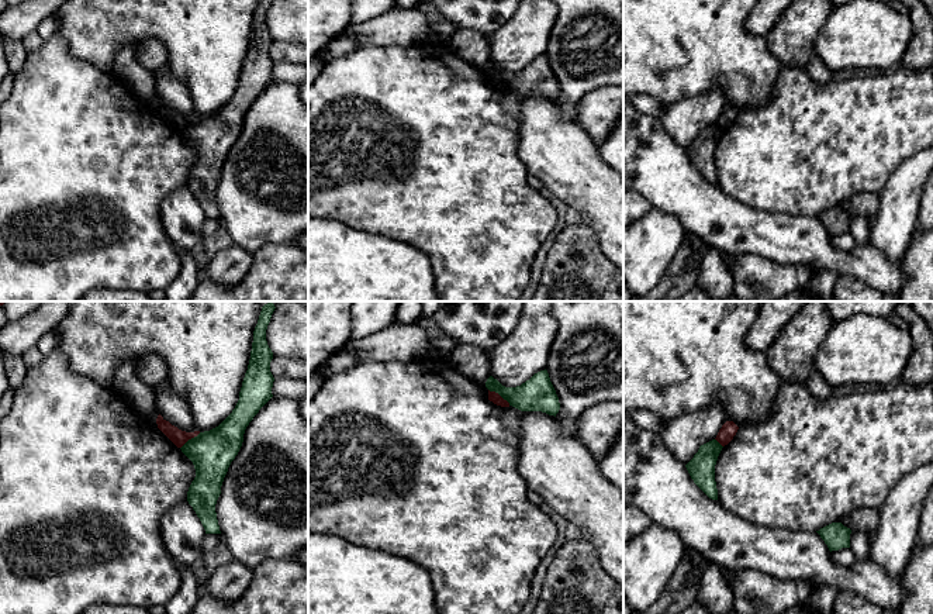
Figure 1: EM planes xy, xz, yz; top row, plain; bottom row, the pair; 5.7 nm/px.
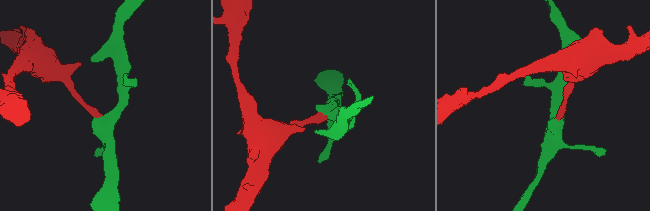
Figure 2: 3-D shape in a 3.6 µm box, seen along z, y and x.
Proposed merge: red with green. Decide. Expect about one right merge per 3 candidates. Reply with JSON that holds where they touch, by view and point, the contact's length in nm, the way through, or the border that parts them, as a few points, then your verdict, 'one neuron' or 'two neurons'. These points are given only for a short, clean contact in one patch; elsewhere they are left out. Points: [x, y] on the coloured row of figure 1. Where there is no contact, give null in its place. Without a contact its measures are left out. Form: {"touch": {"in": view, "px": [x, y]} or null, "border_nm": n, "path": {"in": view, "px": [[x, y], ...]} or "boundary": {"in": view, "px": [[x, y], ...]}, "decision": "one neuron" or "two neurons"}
{"touch": {"in": "xz", "px": [498, 395]}, "border_nm": 160, "boundary": {"in": "xz", "px": [[489, 389], [498, 393], [510, 404]]}, "decision": "two neurons"}

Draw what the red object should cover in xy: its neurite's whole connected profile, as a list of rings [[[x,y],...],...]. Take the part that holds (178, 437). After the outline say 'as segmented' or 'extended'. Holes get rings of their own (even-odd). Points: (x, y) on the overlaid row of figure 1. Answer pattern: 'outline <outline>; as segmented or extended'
outline [[[160,414],[156,418],[158,428],[177,446],[182,448],[189,439],[197,437],[200,431],[186,432],[166,421]]]; as segmented

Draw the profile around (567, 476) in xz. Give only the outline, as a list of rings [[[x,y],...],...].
[[[522,411],[519,437],[518,470],[528,489],[580,530],[623,589],[623,491],[601,473],[598,458],[563,434],[554,415]]]

